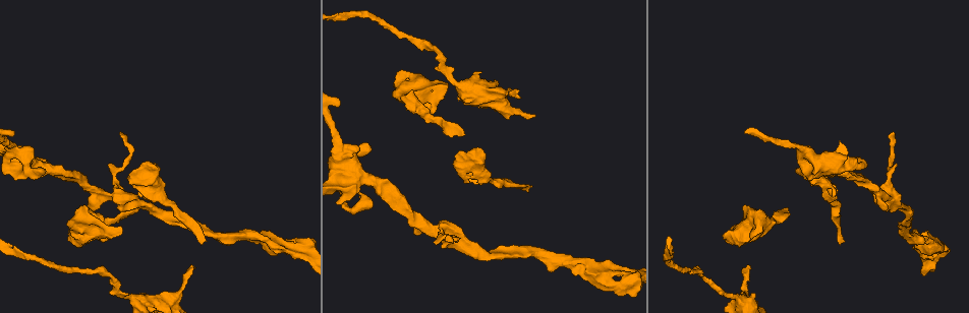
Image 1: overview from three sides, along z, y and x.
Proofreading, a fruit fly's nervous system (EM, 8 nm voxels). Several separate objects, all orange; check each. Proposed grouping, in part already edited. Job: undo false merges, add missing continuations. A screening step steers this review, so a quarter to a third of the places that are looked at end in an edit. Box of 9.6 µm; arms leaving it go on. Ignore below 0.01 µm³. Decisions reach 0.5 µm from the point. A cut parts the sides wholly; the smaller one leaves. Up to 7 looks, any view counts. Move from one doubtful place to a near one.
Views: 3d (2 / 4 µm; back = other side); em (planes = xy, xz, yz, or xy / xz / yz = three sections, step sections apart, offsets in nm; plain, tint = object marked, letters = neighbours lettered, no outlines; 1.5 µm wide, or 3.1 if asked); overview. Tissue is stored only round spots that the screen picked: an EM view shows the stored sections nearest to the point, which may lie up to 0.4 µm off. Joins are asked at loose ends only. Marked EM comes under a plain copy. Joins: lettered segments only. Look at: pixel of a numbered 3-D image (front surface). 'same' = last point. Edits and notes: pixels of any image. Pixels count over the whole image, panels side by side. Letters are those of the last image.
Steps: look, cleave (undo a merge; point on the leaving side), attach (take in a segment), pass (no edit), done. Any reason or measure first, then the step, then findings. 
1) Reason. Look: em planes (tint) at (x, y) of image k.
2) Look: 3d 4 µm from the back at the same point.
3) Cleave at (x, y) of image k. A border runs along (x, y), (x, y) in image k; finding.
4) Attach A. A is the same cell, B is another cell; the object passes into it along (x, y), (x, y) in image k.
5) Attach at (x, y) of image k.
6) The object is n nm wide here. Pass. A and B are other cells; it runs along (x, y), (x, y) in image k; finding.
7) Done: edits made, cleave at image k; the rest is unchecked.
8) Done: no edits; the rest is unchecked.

Thick turns thin. Look: em planes (tint) at (51, 168) of image 1.

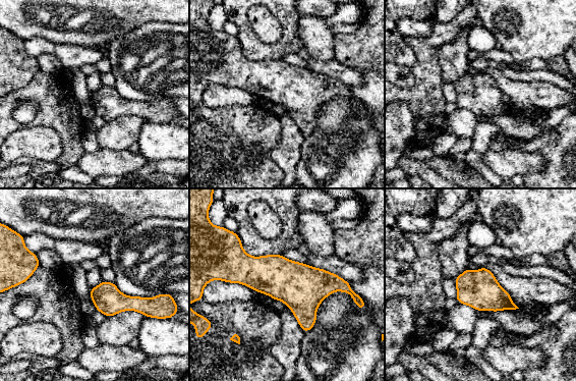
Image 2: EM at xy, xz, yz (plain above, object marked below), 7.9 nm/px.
See the neighbours. Look: em planes (letters) at the same point.

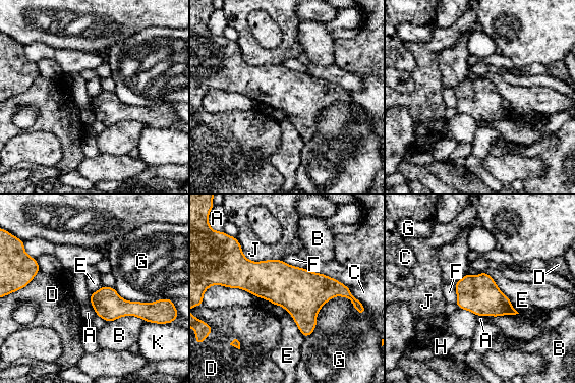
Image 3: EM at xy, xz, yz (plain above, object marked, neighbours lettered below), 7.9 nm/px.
Pass. A, B, C, D, E, F, G, H, J and K are other cells; continuous, no second neuron.

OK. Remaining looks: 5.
Free end. Look: em planes (letters) at (119, 132) of image 1.

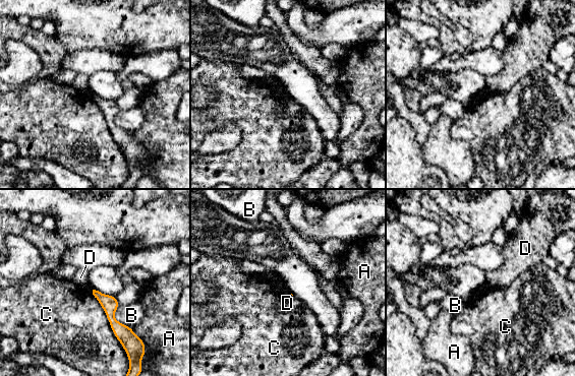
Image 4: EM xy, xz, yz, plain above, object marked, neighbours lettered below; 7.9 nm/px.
Pass. A, B, C and D are other cells; no lettered segment goes on from it.

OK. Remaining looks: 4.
Look: em planes (letters) at (787, 212) of image 1.

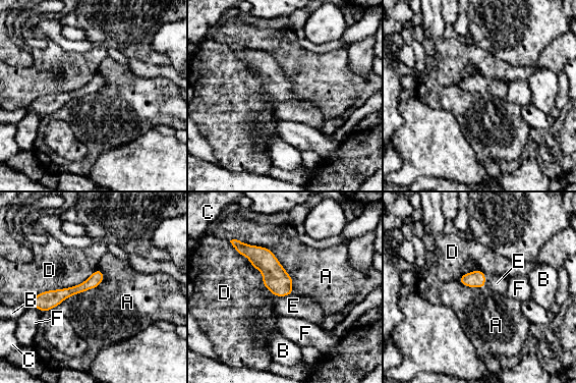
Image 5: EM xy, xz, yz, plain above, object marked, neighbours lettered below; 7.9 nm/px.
The object is 140 nm wide here. Attach E. E is the same cell, A, B, C, D and F are other cells; the object passes into it along (275, 278), (283, 295), (293, 306) in image 5; the neuron continues.

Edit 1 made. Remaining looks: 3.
Done: edits made, attach at image 5; the rest is unchecked.

